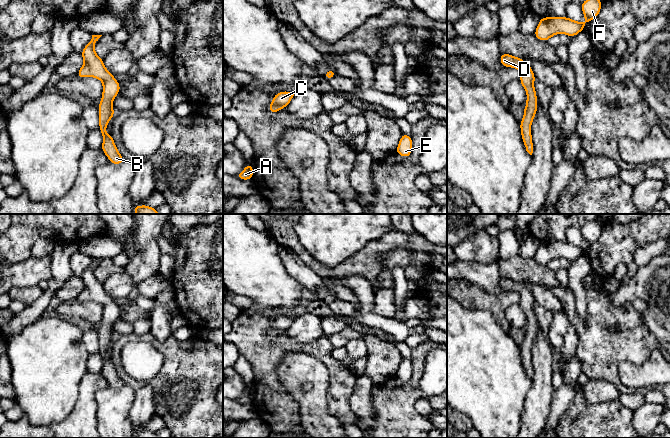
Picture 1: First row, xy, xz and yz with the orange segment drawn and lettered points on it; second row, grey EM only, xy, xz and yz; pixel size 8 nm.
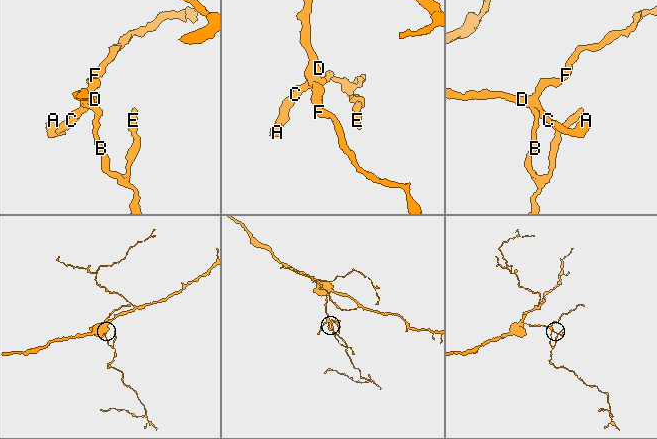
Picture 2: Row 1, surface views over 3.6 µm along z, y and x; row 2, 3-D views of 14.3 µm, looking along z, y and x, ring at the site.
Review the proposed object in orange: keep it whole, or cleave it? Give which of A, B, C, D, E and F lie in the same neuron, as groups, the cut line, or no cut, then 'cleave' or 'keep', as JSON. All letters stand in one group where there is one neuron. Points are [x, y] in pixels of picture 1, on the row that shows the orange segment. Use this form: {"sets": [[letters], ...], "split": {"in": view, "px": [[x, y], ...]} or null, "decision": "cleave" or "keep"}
{"sets": [["A", "B", "C", "D", "E", "F"]], "split": null, "decision": "keep"}

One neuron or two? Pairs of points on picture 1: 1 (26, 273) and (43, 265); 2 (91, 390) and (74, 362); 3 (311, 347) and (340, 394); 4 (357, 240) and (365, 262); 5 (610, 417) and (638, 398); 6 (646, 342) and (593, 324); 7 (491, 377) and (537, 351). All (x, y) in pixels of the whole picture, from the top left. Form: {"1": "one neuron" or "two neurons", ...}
{"1": "one neuron", "2": "two neurons", "3": "one neuron", "4": "two neurons", "5": "two neurons", "6": "one neuron", "7": "two neurons"}

